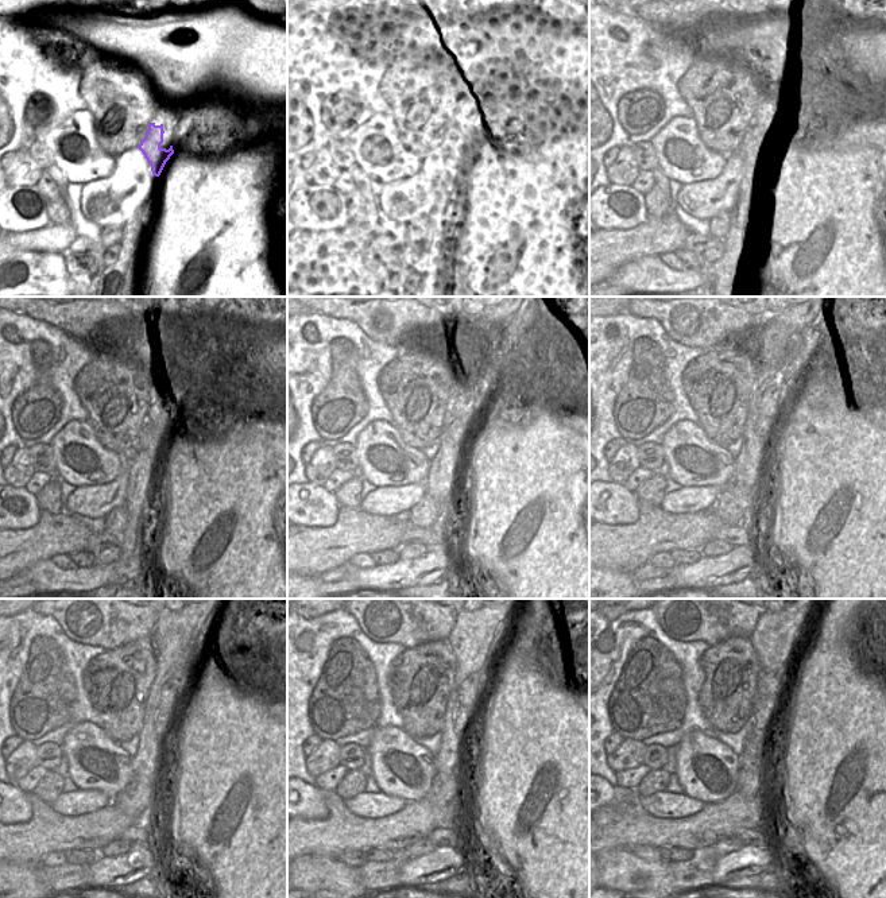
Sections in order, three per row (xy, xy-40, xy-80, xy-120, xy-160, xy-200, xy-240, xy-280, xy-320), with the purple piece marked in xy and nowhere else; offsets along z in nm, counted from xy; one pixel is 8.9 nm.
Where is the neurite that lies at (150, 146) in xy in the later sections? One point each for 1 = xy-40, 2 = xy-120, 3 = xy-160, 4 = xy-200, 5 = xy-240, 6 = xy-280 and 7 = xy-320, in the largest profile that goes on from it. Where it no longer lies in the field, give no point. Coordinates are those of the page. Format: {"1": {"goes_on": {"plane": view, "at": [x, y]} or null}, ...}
{"1": {"goes_on": {"plane": "xy-40", "at": [455, 136]}}, "2": {"goes_on": {"plane": "xy-120", "at": [150, 438]}}, "3": {"goes_on": {"plane": "xy-160", "at": [456, 430]}}, "4": {"goes_on": {"plane": "xy-200", "at": [765, 424]}}, "5": {"goes_on": {"plane": "xy-240", "at": [162, 722]}}, "6": {"goes_on": {"plane": "xy-280", "at": [464, 717]}}, "7": {"goes_on": {"plane": "xy-320", "at": [765, 707]}}}

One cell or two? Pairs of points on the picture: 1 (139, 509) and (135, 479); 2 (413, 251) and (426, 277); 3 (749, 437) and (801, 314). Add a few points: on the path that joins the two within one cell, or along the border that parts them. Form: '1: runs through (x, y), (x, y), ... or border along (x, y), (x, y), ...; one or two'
1: runs through (138, 502), (138, 486); one
2: border along (422, 243), (421, 256), (403, 267); two
3: runs through (754, 406), (755, 394), (770, 360), (772, 345); one

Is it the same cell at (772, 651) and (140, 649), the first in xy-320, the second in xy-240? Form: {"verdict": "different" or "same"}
{"verdict": "different"}

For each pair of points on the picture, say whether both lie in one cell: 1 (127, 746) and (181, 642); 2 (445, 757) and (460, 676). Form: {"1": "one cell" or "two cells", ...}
{"1": "two cells", "2": "one cell"}

